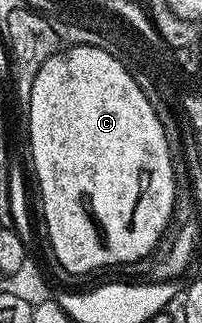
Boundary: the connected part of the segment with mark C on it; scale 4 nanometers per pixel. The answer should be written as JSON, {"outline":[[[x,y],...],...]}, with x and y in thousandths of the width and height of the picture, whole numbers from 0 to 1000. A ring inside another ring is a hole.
{"outline":[[[347,139],[317,161],[248,173],[233,198],[193,211],[173,235],[173,260],[153,260],[153,297],[134,307],[144,328],[144,464],[163,474],[163,526],[173,576],[213,619],[213,656],[233,681],[233,718],[252,743],[252,768],[287,796],[292,817],[332,839],[386,854],[441,848],[455,836],[500,836],[515,824],[579,824],[693,811],[743,793],[802,737],[842,709],[876,638],[876,542],[856,533],[856,486],[837,467],[837,437],[817,418],[807,384],[787,384],[787,359],[752,341],[728,297],[693,282],[688,260],[653,245],[649,223],[559,170],[490,146],[441,139]]]}

